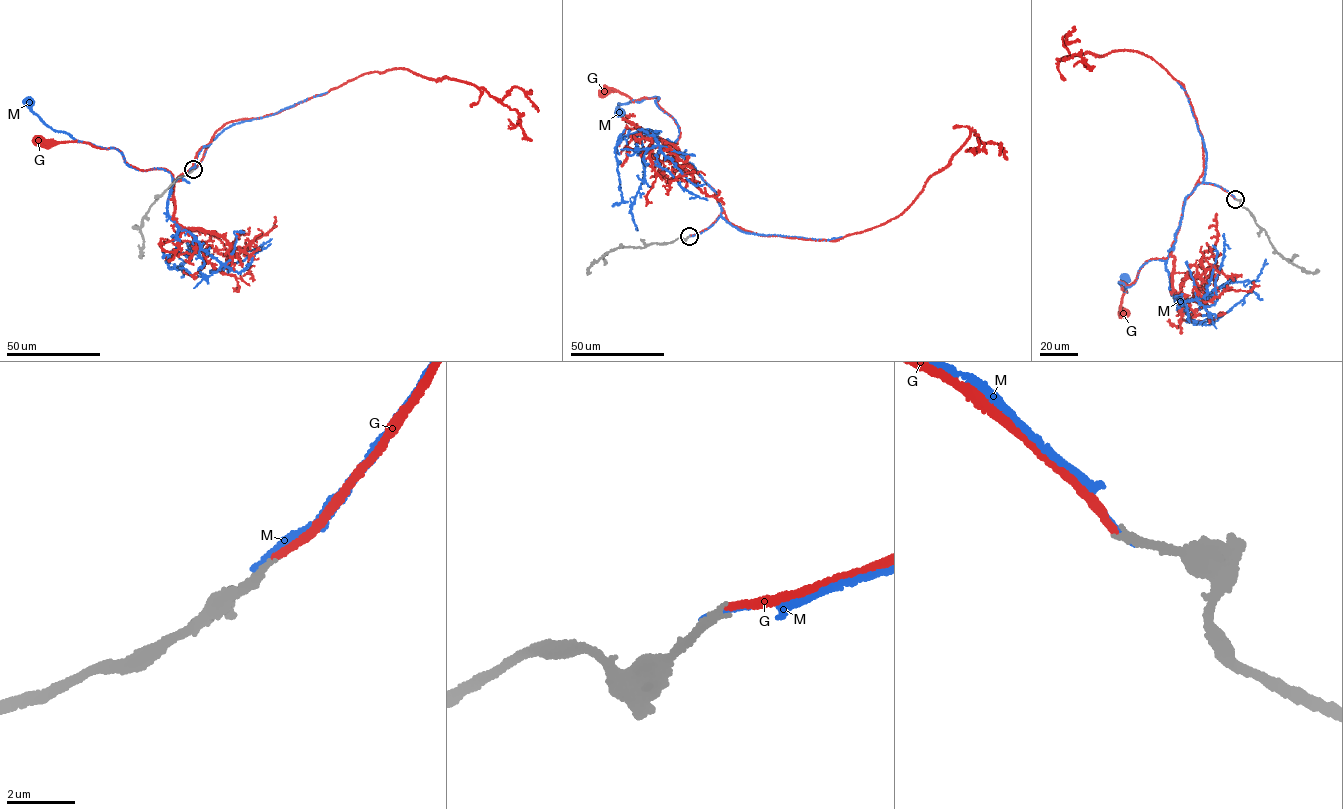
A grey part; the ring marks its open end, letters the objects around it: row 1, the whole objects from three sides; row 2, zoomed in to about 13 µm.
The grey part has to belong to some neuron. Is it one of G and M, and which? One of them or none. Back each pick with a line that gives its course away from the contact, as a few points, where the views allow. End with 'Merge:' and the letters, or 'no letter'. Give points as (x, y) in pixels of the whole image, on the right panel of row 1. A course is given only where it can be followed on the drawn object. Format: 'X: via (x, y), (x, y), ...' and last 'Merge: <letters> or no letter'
G: via (1235, 199), (1197, 183), (1168, 257), (1145, 262), (1130, 285), (1119, 282), (1124, 314)
Merge: G

